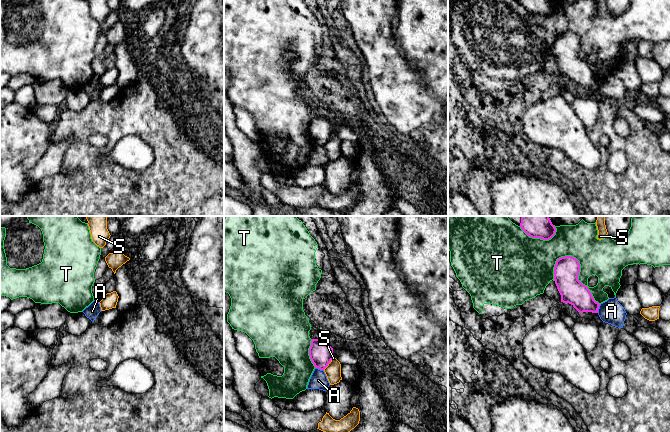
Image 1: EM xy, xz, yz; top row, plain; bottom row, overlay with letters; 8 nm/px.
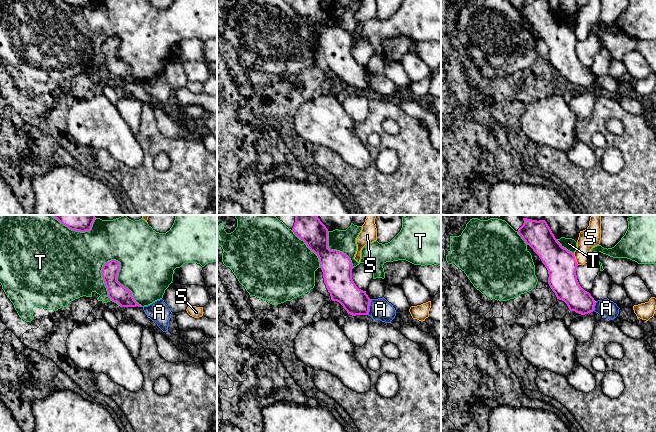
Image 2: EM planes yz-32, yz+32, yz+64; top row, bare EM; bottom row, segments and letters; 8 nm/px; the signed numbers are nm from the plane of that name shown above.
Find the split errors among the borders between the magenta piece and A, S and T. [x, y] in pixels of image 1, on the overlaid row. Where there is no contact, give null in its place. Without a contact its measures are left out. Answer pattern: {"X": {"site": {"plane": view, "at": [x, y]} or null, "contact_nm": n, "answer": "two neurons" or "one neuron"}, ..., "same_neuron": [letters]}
{"A": {"site": {"plane": "xz", "at": [319, 368]}, "contact_nm": 80, "answer": "two neurons"}, "S": {"site": {"plane": "xz", "at": [328, 363]}, "contact_nm": 130, "answer": "two neurons"}, "T": {"site": {"plane": "yz", "at": [578, 273]}, "contact_nm": 500, "answer": "two neurons"}, "same_neuron": []}

